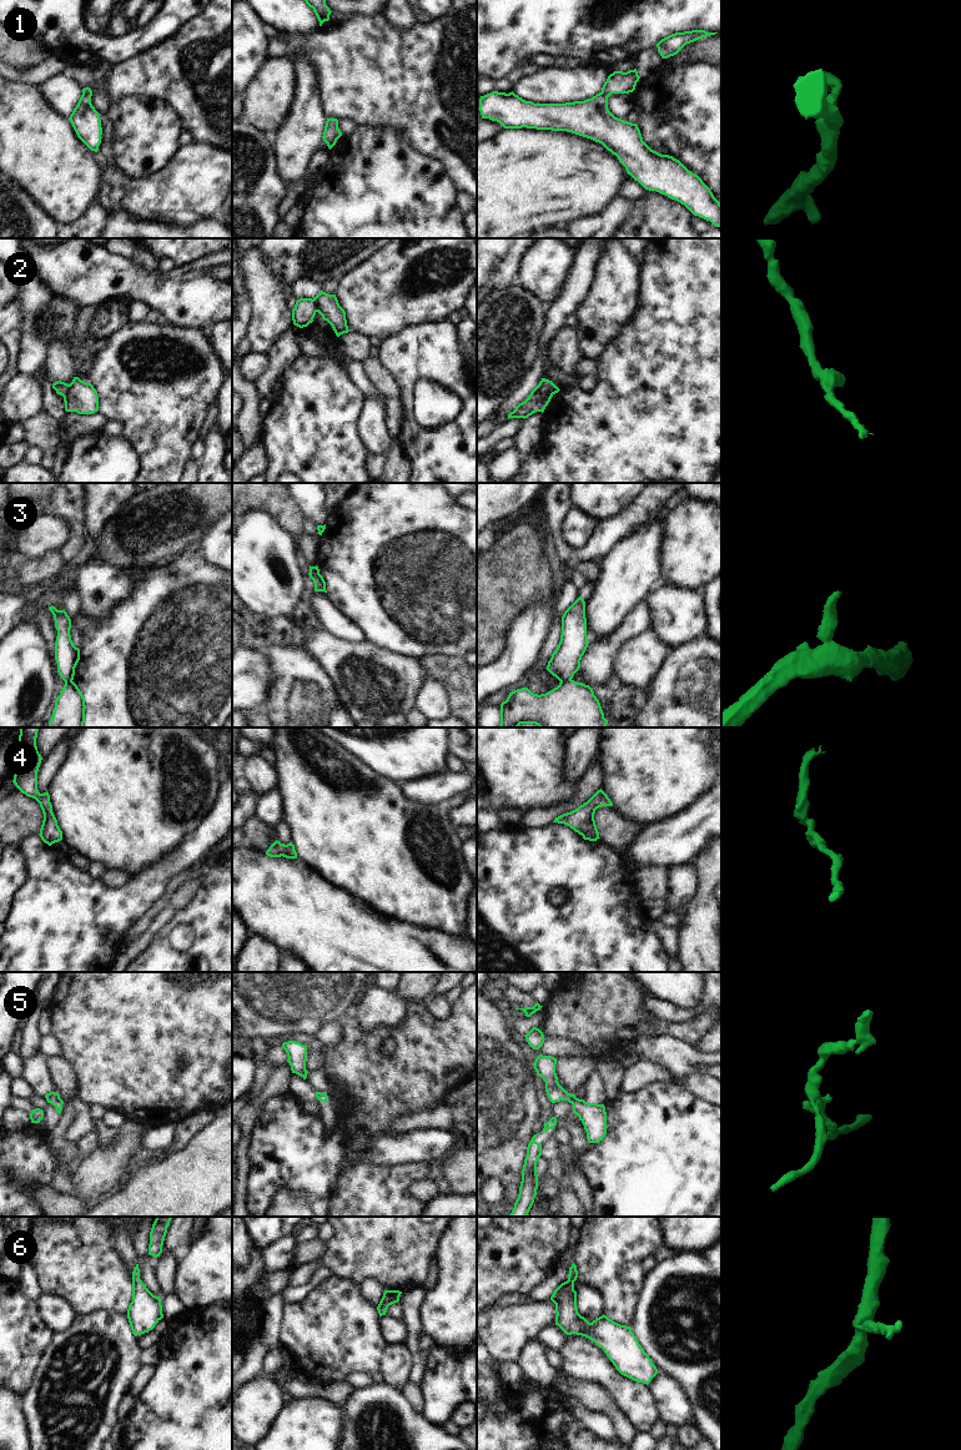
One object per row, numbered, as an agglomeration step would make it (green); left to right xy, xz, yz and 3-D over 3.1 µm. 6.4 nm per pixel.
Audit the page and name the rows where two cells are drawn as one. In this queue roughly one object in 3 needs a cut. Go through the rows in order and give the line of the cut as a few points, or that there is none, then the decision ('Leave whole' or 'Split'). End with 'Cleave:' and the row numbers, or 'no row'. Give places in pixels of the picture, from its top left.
1: No split. Leave whole
2: Split along yz (538, 384), (542, 391), (553, 393). Split
3: Split along yz (570, 679), (560, 681). Split
4: No split. Leave whole
5: No split. Leave whole
6: No split. Leave whole
Cleave: 2, 3

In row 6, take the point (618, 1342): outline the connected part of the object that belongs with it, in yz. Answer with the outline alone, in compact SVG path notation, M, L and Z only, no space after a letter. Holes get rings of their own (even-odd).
M573 1263L568 1280L562 1283L550 1297L555 1304L555 1325L567 1335L577 1334L590 1339L604 1350L622 1375L648 1385L658 1374L658 1369L639 1344L632 1328L620 1325L604 1314L589 1323L578 1313L574 1290L577 1278L578 1270Z

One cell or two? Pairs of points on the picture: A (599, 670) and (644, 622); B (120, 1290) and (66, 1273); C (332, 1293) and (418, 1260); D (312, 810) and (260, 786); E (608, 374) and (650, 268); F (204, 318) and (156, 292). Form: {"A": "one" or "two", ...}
{"A": "one", "B": "one", "C": "two", "D": "two", "E": "one", "F": "one"}

